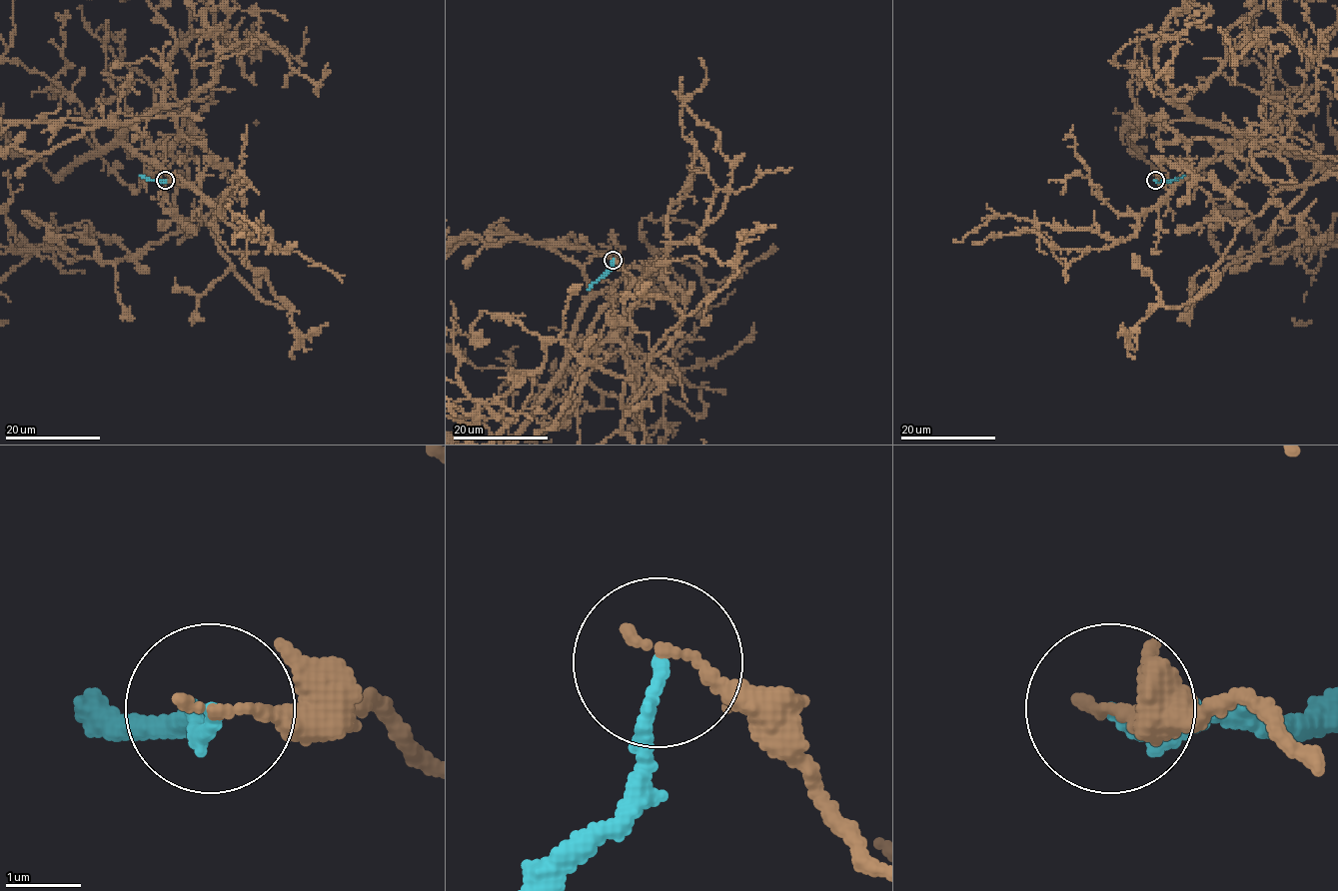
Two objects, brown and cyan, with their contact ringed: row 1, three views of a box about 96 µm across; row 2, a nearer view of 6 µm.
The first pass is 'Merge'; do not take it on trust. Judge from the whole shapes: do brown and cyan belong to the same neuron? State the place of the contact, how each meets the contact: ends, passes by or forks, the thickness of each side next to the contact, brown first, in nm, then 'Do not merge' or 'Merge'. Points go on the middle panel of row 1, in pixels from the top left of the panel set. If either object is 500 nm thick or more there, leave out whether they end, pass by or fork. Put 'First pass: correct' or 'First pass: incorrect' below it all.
Place: (613, 260). At the ring brown ends. At the ring cyan ends. Thickness 160 nm (brown) against 170 nm. Do not merge
First pass: incorrect

